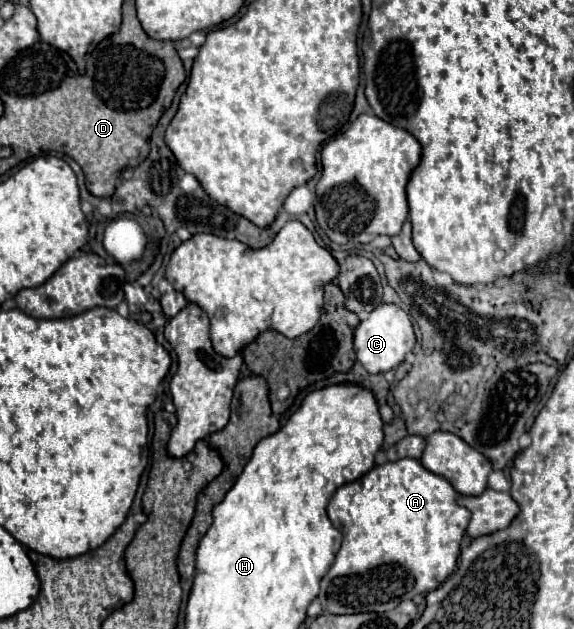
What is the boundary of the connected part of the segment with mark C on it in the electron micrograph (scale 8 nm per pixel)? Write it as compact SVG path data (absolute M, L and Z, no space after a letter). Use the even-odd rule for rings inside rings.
M380 304L374 312L370 312L370 316L364 322L360 322L354 334L356 358L370 374L384 374L388 370L398 368L404 362L406 354L414 348L414 342L416 338L412 322L408 314L396 304Z

